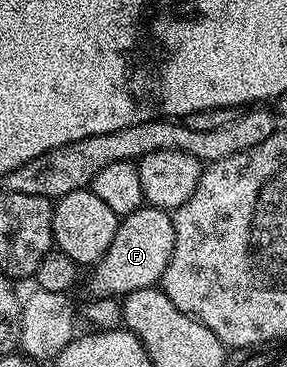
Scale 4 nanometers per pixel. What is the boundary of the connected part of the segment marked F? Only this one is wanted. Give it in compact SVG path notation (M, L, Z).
M150 206L122 217L109 250L90 269L90 295L95 298L122 298L133 290L156 287L162 281L165 266L169 266L169 258L173 254L175 235L171 217L168 209Z

